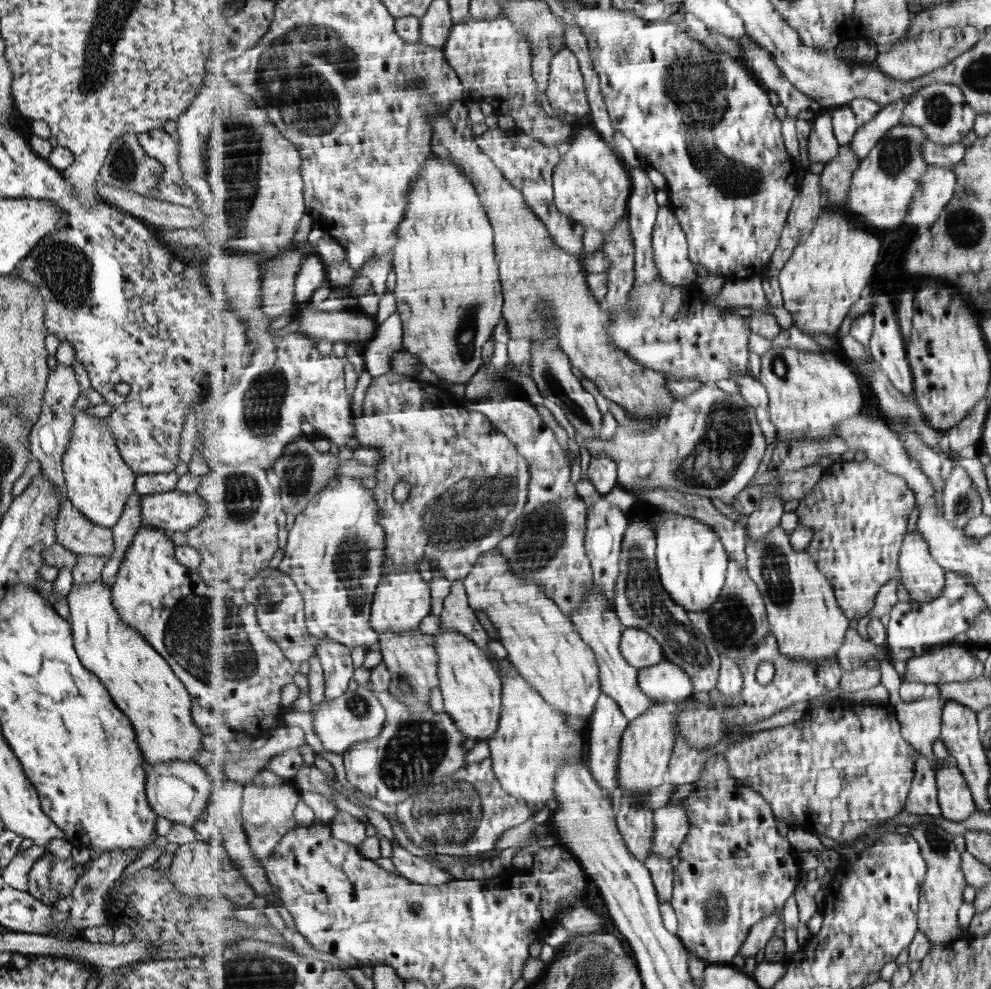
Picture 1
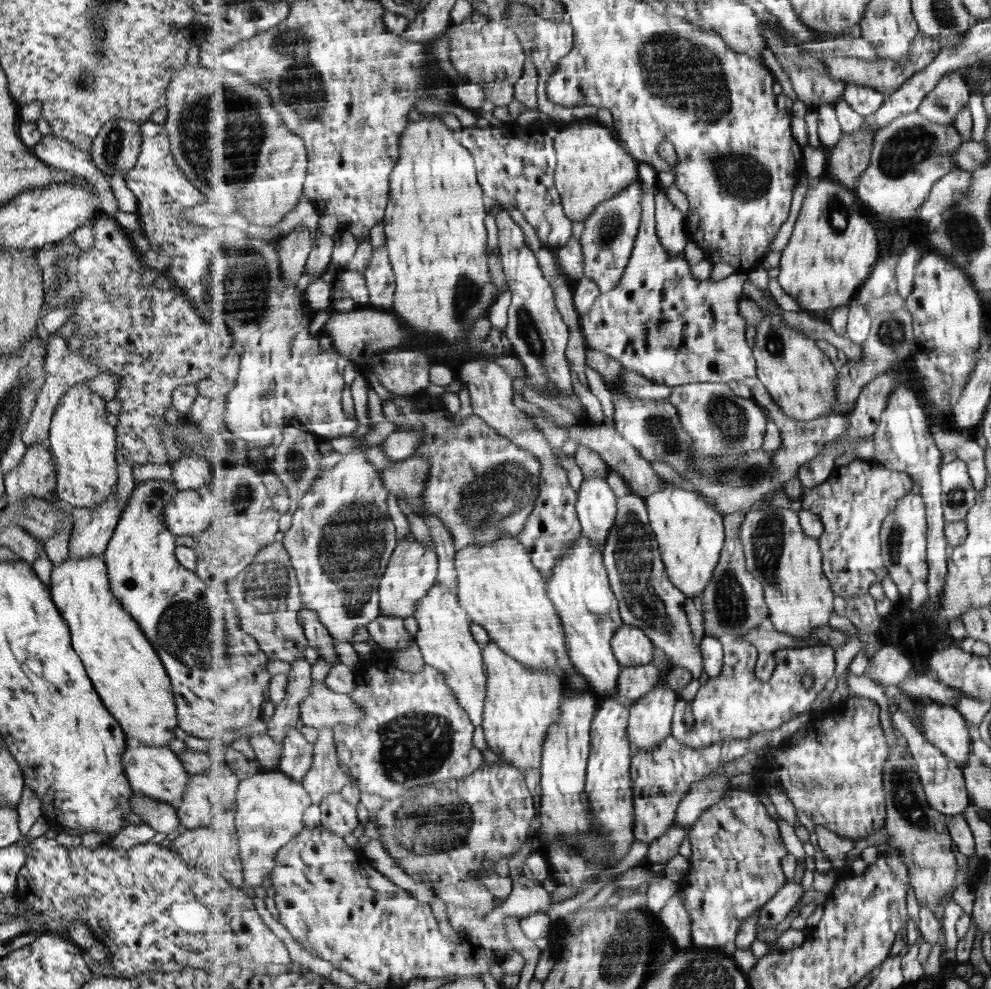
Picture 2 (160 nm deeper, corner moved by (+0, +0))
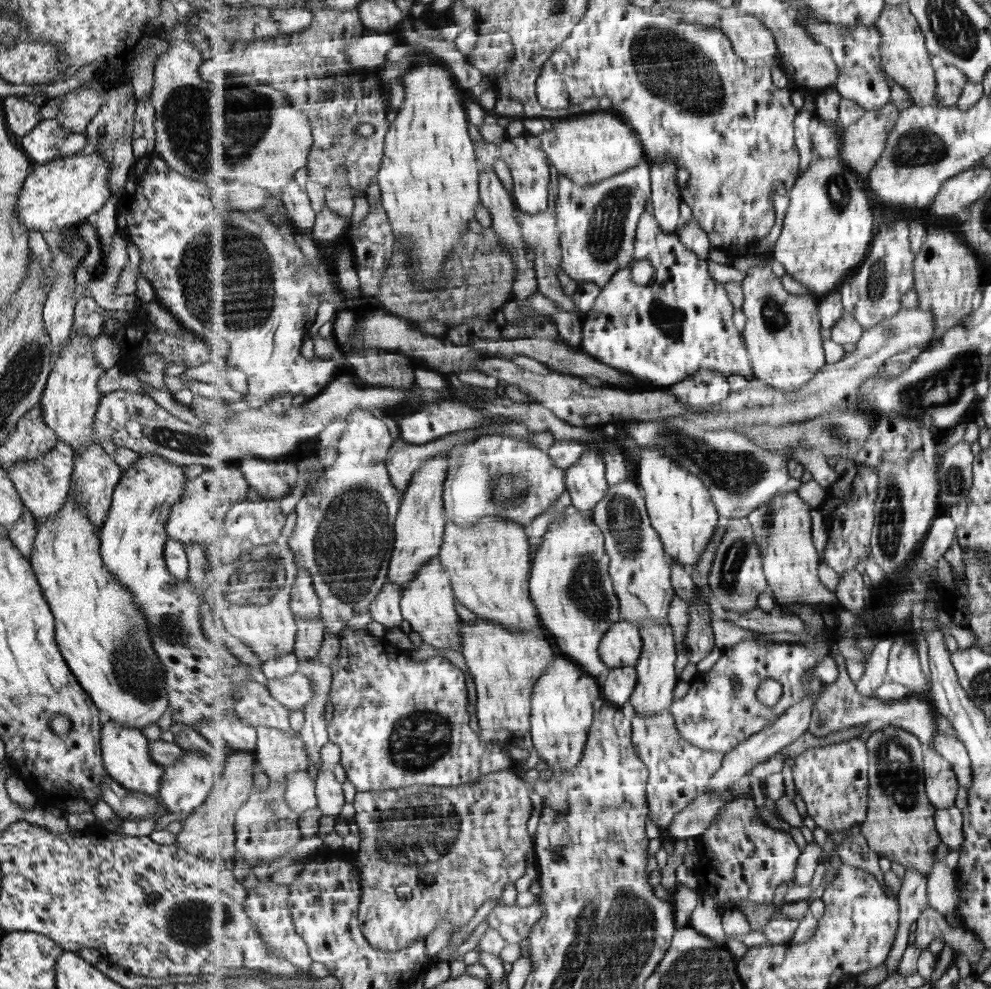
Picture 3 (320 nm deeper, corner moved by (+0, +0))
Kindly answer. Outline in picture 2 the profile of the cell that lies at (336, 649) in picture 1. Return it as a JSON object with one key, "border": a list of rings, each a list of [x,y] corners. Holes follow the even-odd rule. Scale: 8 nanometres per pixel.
{"border":[[[302,602],[302,608],[300,610],[300,623],[304,625],[304,631],[308,636],[309,645],[317,650],[319,658],[325,657],[325,660],[328,660],[332,666],[339,664],[339,656],[337,652],[333,650],[333,636],[331,636],[329,629],[321,622],[319,618],[320,614],[317,611],[303,607],[303,603],[304,602]]]}

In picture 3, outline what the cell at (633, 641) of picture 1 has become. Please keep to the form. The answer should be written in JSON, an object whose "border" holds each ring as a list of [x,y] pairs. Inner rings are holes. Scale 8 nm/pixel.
{"border":[[[619,621],[612,624],[600,642],[600,657],[610,669],[634,667],[644,650],[644,639],[637,624]]]}

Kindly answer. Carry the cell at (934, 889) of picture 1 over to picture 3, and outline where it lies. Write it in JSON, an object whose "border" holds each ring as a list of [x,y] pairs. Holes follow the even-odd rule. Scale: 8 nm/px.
{"border":[[[891,725],[873,731],[869,746],[869,814],[861,824],[868,845],[896,861],[906,870],[917,870],[928,880],[933,874],[935,850],[941,846],[941,835],[936,827],[937,808],[929,801],[924,778],[926,746],[919,737],[903,727]]]}

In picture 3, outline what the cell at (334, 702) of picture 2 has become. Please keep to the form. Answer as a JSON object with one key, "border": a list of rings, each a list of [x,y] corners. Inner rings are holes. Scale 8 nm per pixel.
{"border":[[[300,671],[285,678],[269,679],[266,686],[273,698],[291,711],[304,712],[306,704],[316,695],[312,680]]]}

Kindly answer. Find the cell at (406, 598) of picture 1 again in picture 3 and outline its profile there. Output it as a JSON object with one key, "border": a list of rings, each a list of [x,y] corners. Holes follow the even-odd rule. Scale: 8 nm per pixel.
{"border":[[[449,452],[429,457],[421,468],[412,476],[410,485],[402,496],[399,516],[396,518],[396,544],[390,562],[388,580],[395,583],[402,592],[408,584],[416,579],[421,569],[441,552],[445,542],[445,523],[447,522],[444,507],[445,481],[450,467]]]}

